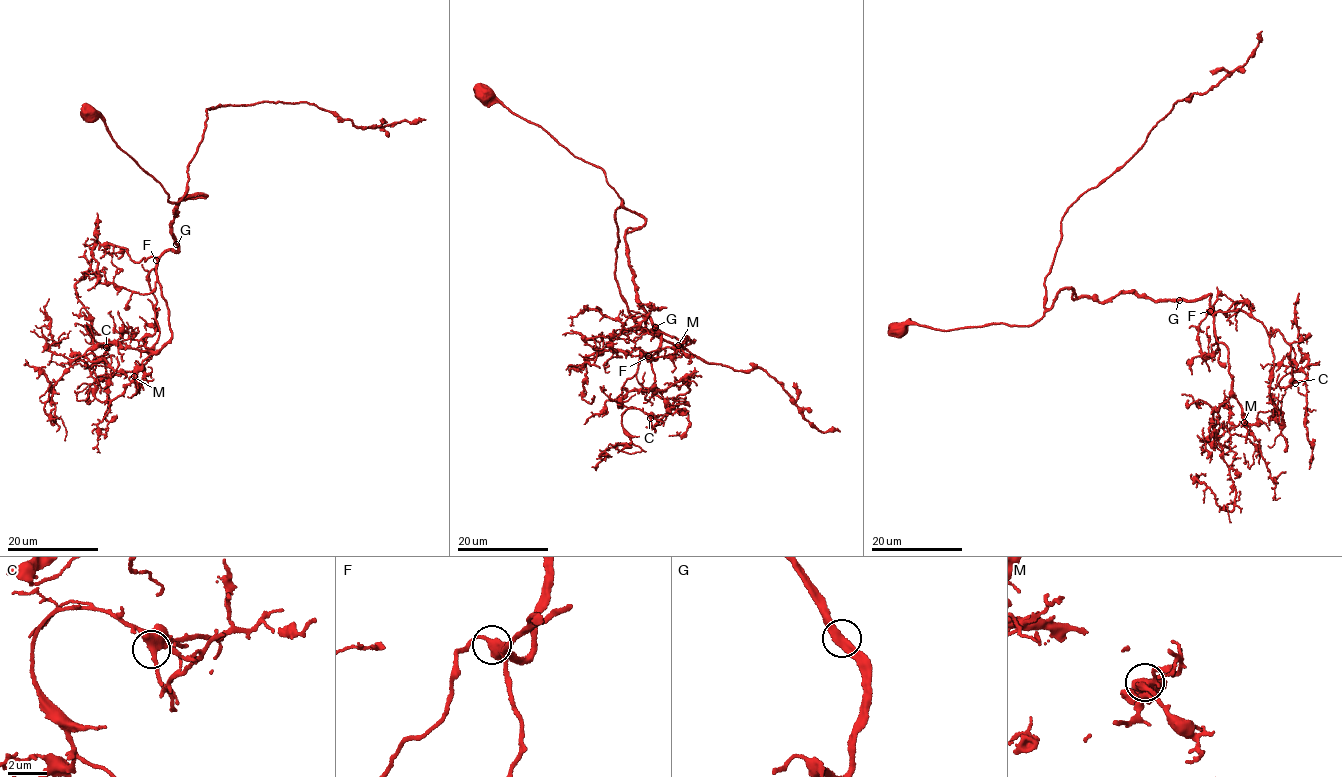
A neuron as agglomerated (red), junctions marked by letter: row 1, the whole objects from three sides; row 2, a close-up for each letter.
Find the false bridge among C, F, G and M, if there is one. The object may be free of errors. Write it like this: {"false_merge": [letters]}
{"false_merge": []}

